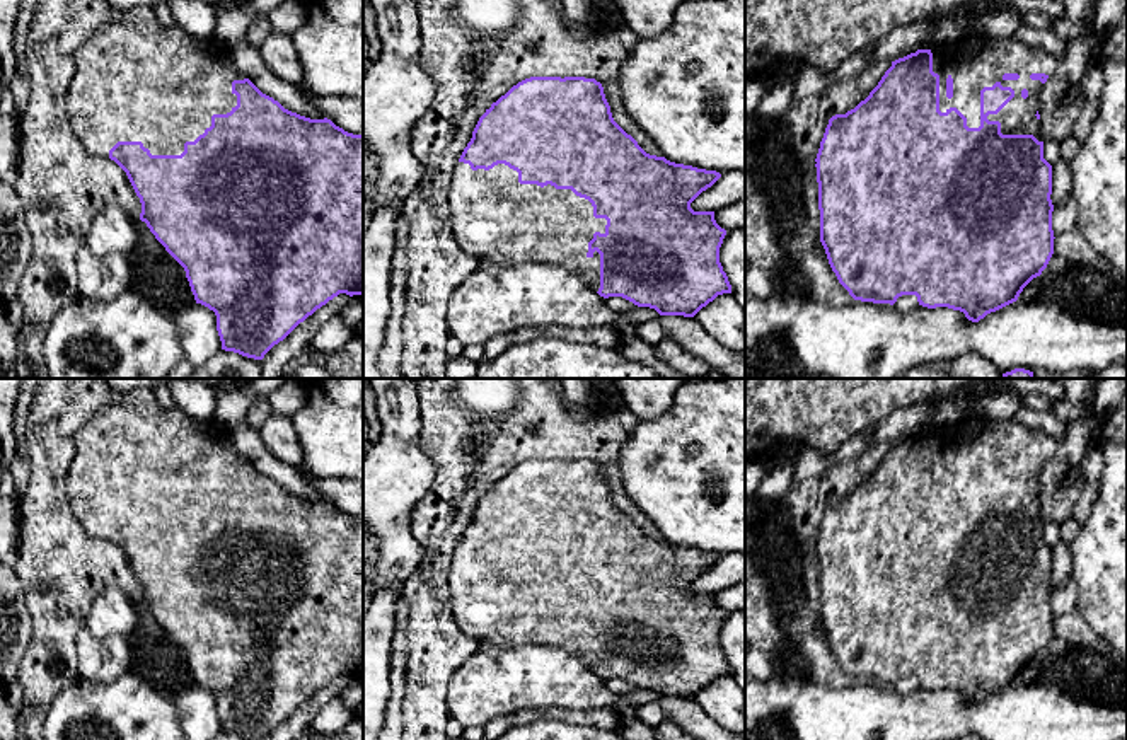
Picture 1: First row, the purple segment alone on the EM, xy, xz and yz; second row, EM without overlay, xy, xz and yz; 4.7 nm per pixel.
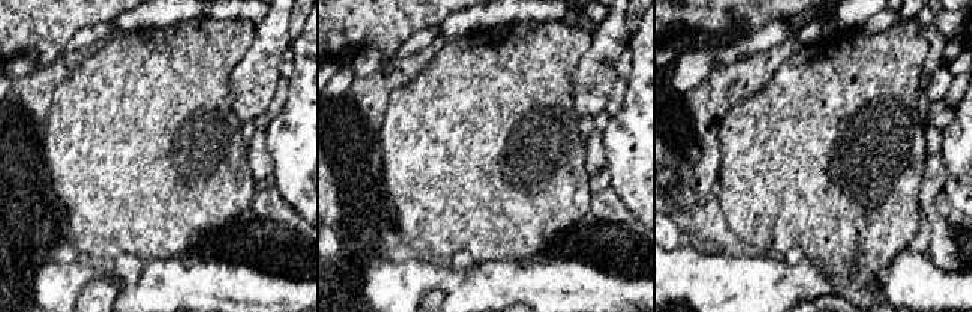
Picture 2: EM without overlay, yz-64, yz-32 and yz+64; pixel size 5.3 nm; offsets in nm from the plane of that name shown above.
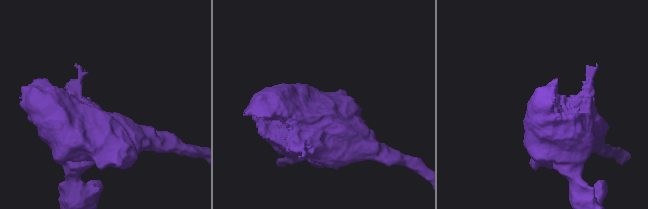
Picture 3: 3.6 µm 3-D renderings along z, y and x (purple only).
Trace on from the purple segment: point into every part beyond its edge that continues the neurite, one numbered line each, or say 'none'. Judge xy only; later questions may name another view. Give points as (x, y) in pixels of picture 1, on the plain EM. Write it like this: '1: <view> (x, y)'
1: xy (135, 462)

